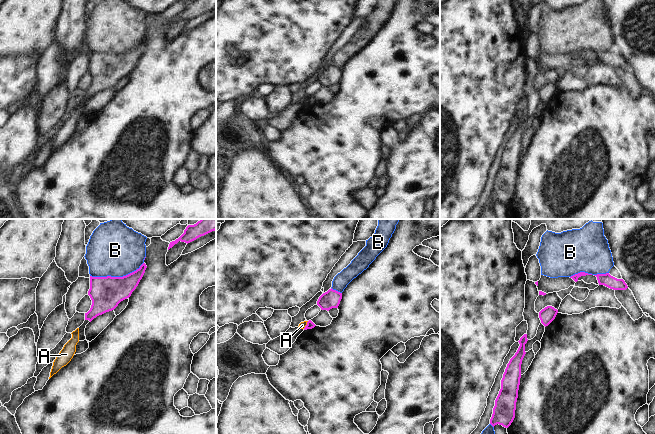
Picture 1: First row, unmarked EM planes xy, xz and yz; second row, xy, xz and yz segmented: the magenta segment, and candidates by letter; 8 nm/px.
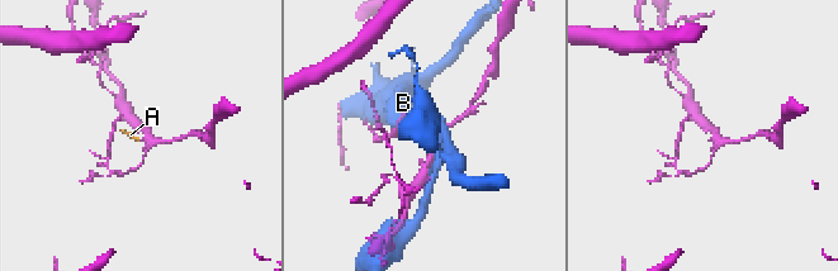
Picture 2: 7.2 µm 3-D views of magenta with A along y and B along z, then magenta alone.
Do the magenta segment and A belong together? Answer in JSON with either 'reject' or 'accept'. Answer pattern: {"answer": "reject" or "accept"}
{"answer": "reject"}

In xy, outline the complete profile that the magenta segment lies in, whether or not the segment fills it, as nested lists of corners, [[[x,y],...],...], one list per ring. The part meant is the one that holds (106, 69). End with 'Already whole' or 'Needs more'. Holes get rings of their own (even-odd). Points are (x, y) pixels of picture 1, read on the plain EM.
[[[143,39],[136,47],[123,53],[92,53],[88,71],[92,76],[85,96],[90,98],[99,91],[114,86],[118,80],[129,74],[138,62],[147,42]]]. Already whole

